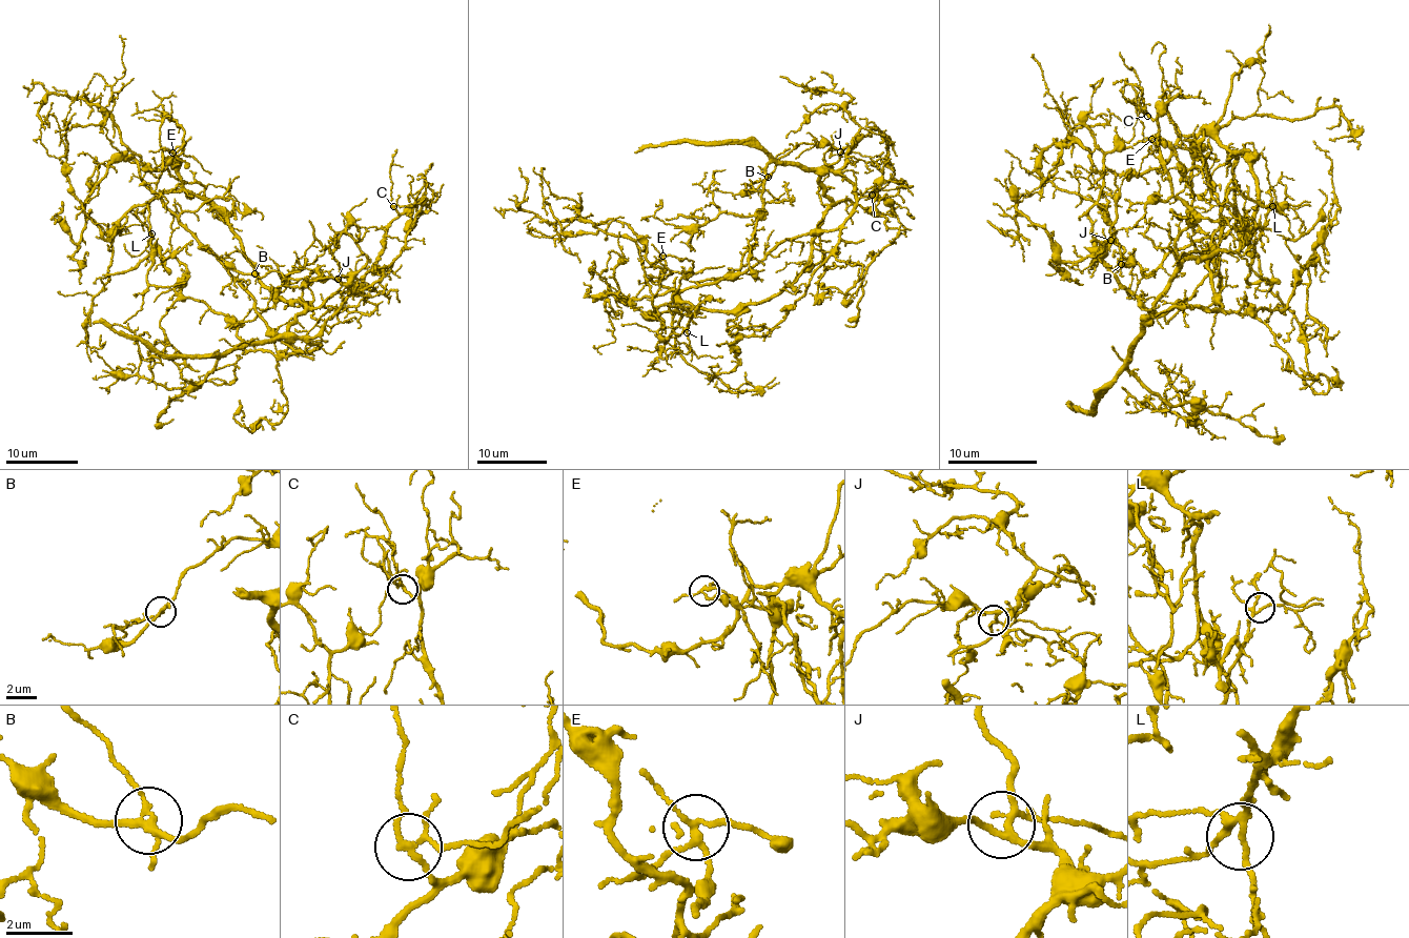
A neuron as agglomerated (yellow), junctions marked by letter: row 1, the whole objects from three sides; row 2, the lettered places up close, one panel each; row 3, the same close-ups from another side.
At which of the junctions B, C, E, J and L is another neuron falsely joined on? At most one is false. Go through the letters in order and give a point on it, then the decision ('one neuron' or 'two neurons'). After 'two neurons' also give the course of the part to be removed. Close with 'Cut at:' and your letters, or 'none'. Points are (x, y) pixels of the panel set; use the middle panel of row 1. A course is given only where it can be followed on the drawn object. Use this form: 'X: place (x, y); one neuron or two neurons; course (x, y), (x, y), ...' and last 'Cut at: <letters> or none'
B: place (768, 177); one neuron
C: place (872, 195); one neuron
E: place (662, 256); one neuron
J: place (840, 151); one neuron
L: place (687, 332); one neuron
Cut at: none

